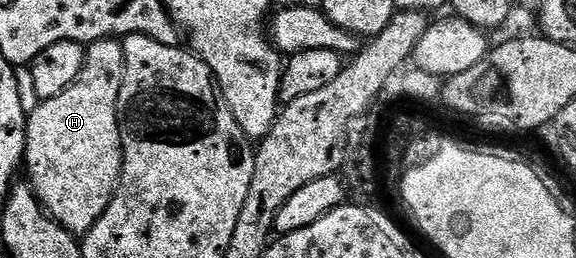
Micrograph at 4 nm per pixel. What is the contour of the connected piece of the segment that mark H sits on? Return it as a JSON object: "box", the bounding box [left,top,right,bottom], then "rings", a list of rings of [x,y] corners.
{"box":[26,40,125,235],"rings":[[[121,40],[94,41],[86,46],[86,62],[76,83],[56,99],[39,101],[26,118],[28,184],[47,213],[75,235],[85,235],[108,211],[122,180],[118,96],[125,70]]]}

